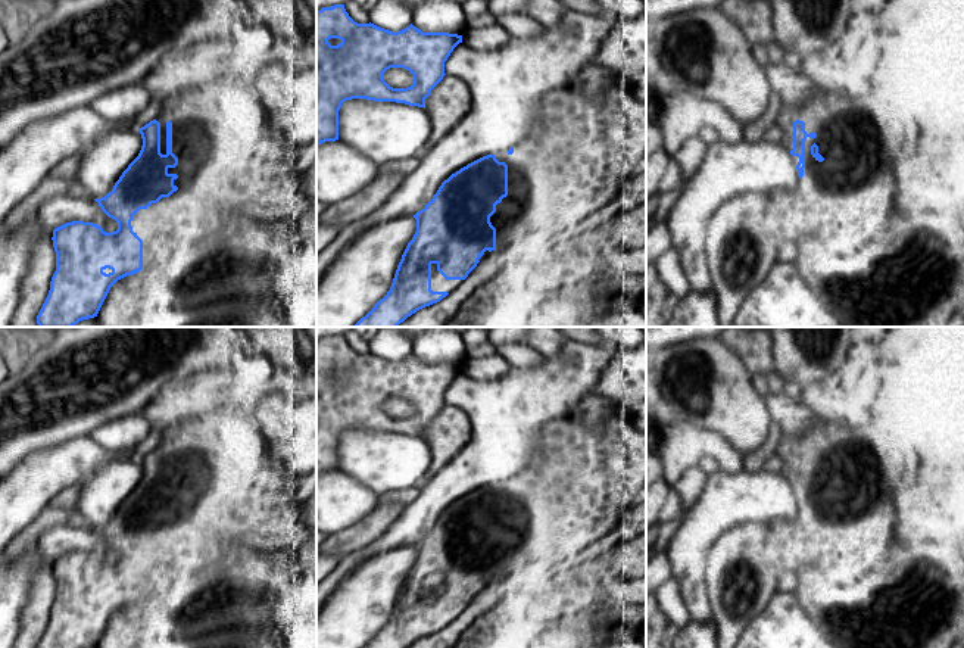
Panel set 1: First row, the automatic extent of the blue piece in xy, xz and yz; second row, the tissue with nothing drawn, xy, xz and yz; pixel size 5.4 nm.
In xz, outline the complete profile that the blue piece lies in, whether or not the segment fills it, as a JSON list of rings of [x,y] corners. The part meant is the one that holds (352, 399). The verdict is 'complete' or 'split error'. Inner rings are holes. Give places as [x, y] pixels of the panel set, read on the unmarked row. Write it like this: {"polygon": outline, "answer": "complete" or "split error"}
{"polygon": [[[344,334],[322,337],[316,342],[316,476],[339,470],[339,440],[341,433],[352,429],[374,432],[396,432],[425,439],[425,429],[443,409],[444,392],[453,378],[462,373],[462,365],[449,362],[422,362],[412,353],[402,361],[393,362],[374,353],[355,352]],[[390,398],[403,398],[414,405],[414,414],[406,418],[390,417],[383,405]]], "answer": "complete"}

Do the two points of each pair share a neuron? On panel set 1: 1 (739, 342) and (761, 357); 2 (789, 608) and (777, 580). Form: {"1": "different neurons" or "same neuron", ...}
{"1": "same neuron", "2": "different neurons"}

